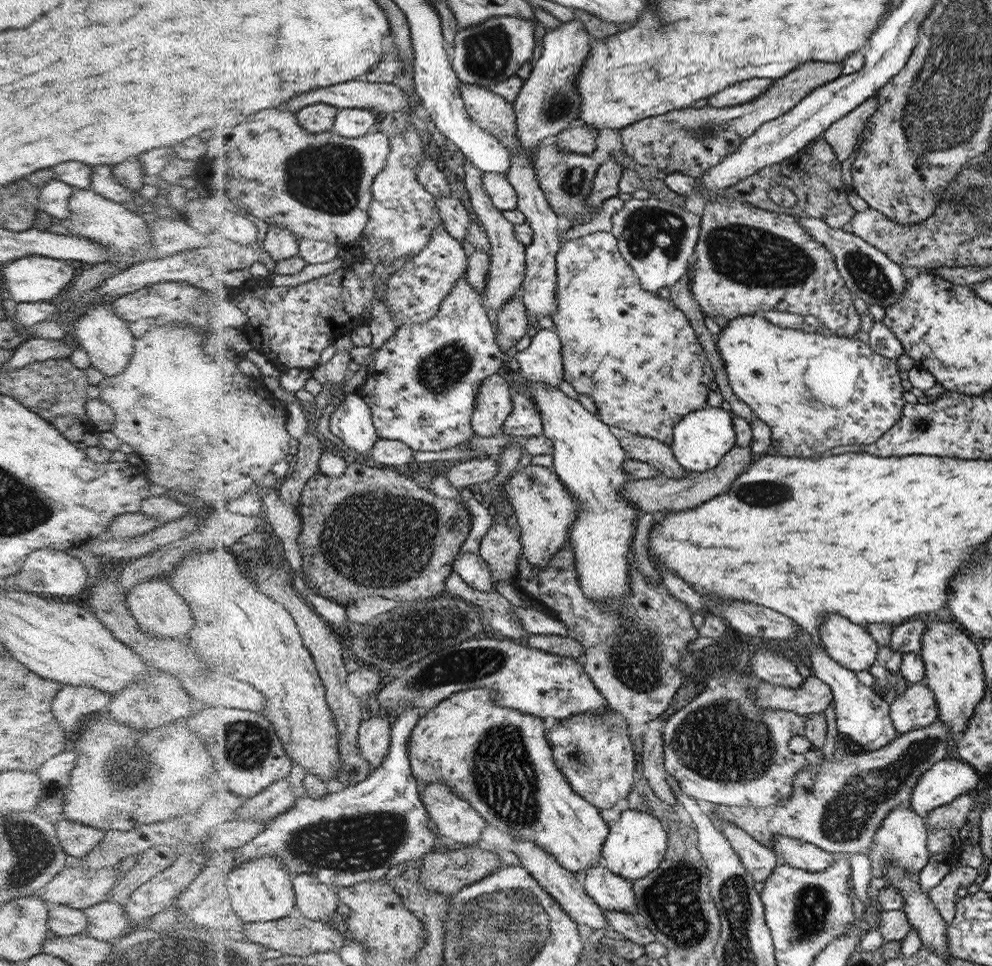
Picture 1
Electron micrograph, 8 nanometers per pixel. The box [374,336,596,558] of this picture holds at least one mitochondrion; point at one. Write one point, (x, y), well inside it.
(437, 372)

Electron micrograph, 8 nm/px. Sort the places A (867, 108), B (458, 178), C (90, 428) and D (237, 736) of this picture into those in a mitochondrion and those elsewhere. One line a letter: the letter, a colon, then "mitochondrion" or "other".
A: other
B: other
C: other
D: mitochondrion

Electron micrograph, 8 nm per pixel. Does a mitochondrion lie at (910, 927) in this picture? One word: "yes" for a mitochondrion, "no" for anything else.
no

